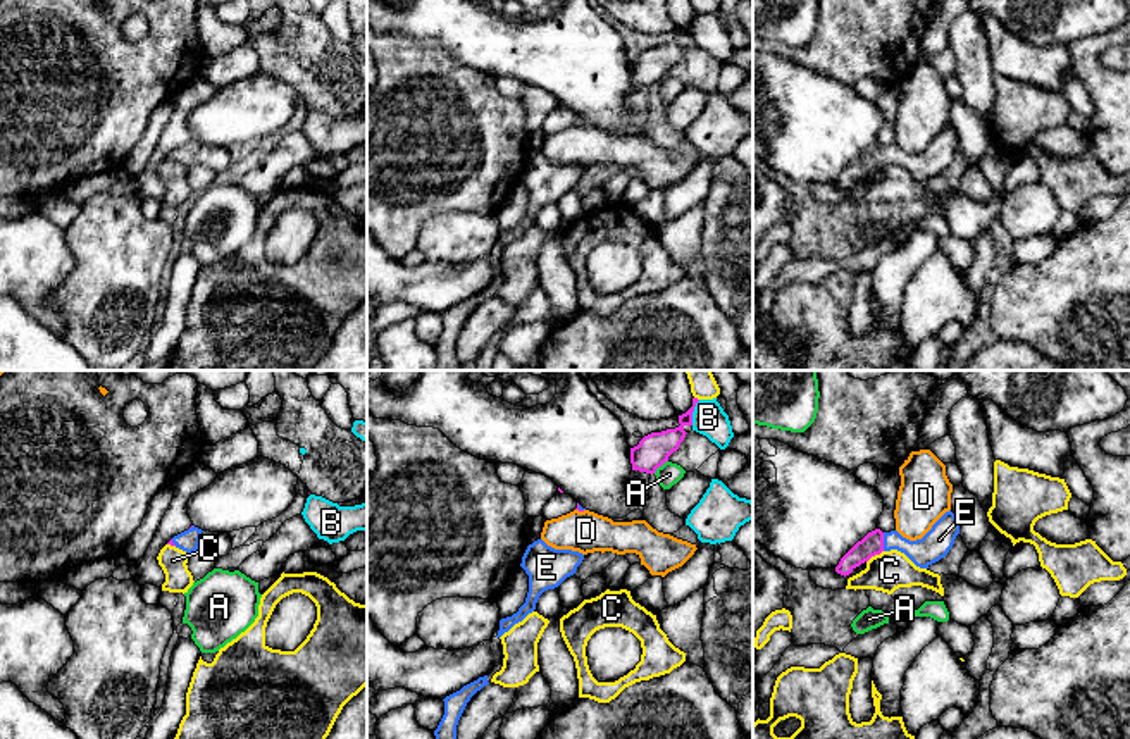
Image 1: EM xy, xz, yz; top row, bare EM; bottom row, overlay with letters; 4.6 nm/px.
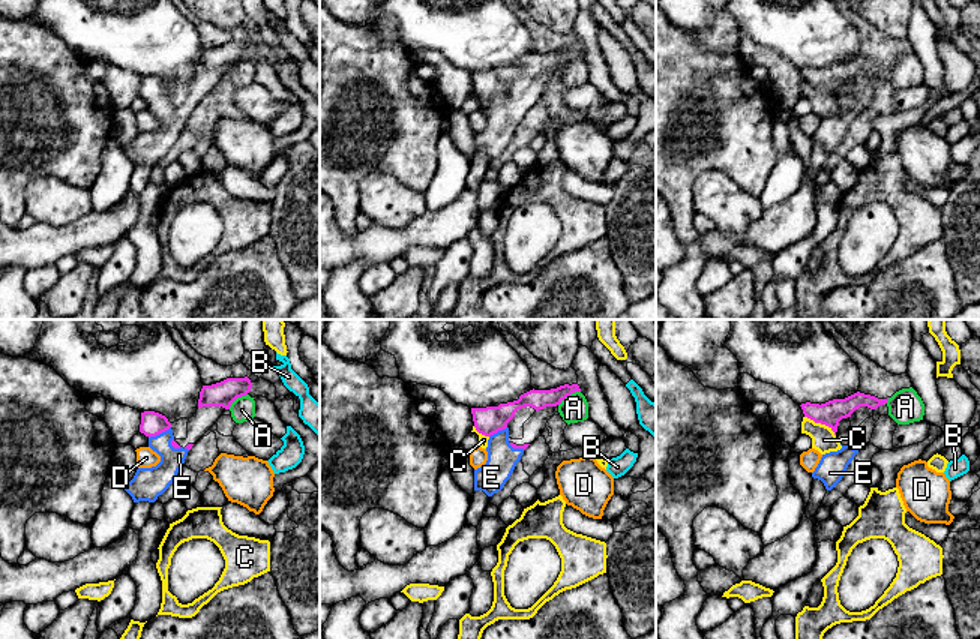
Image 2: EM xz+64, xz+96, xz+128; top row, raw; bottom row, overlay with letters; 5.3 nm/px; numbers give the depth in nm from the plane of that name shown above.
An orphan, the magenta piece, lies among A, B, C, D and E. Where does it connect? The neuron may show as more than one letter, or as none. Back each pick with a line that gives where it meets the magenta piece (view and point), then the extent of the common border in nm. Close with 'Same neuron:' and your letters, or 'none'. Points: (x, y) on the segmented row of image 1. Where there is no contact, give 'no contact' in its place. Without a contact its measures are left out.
E: meets magenta in yz at (882, 541); contact 90 nm long
Same neuron: E

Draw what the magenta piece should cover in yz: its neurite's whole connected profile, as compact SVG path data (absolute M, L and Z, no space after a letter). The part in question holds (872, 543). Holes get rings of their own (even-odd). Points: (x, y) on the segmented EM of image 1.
M951 510L946 512L932 529L916 541L903 537L897 531L882 532L880 529L875 529L841 558L835 572L846 577L872 556L891 550L904 553L916 567L928 568L949 553L958 534L959 524Z

